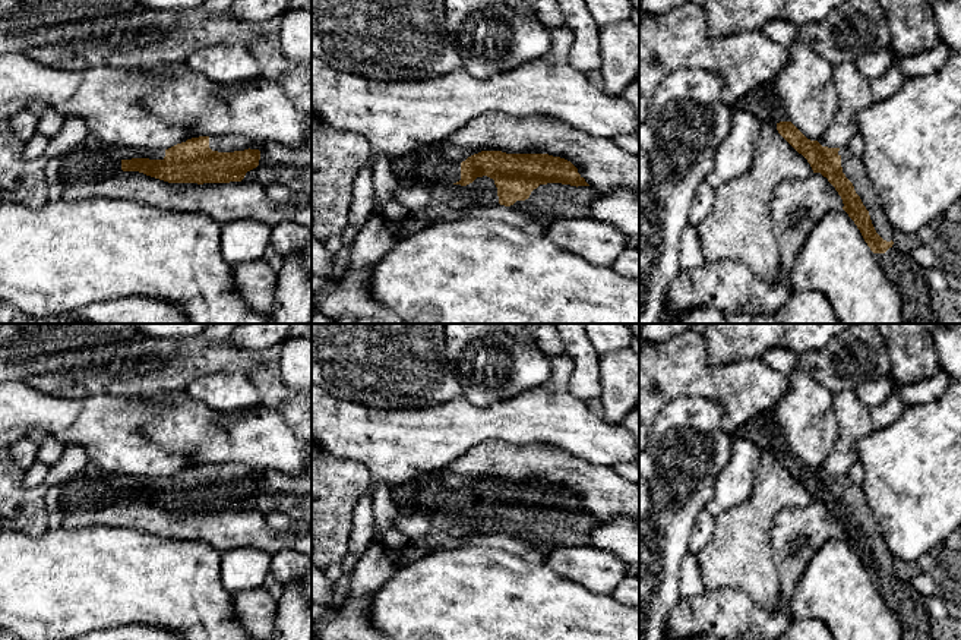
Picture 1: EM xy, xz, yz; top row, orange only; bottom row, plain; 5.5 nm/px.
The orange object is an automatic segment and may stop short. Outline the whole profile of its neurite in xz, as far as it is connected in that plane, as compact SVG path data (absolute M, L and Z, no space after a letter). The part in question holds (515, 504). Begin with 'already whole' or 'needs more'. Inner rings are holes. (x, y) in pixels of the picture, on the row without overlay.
needs more; M424 473L391 488L402 516L467 514L477 505L487 504L494 508L499 532L505 535L528 527L540 513L589 514L570 489L549 482L481 479L455 491L446 488L433 473Z

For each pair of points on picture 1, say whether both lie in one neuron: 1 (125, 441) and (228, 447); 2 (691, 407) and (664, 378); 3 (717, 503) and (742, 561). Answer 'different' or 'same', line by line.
1: different
2: different
3: different

